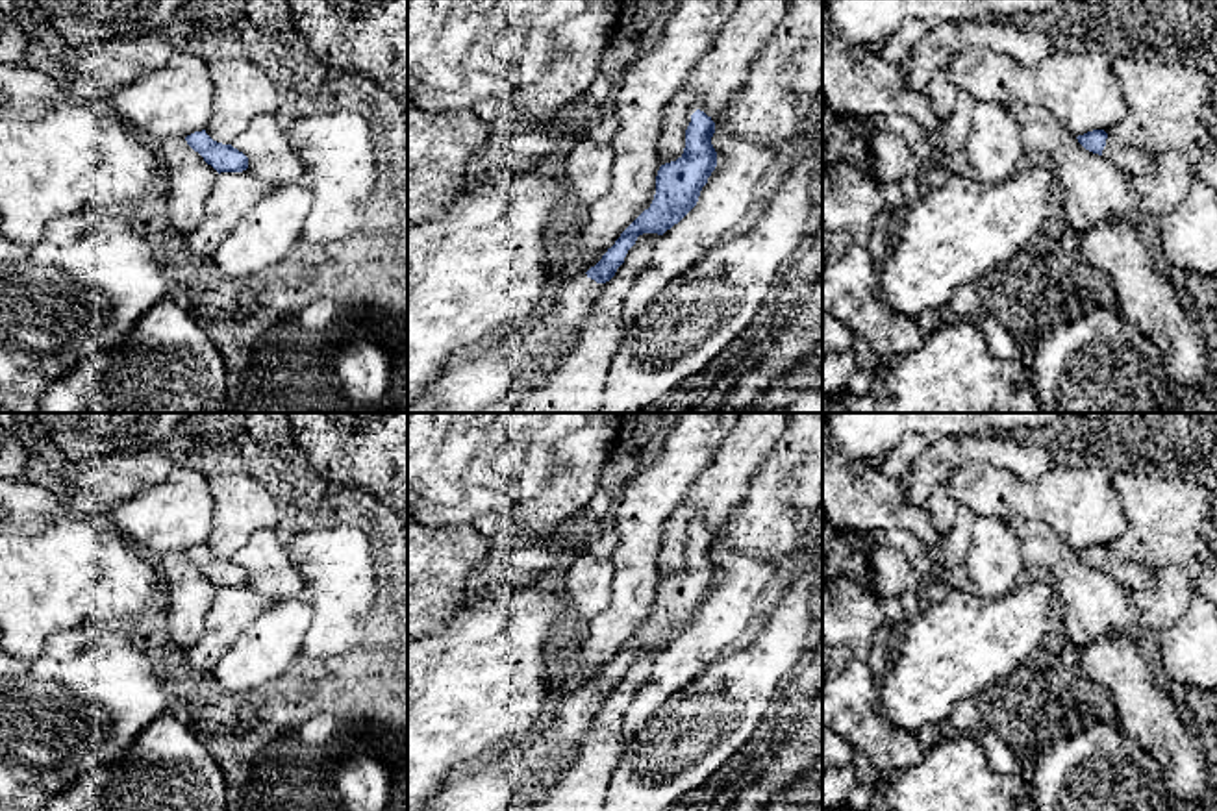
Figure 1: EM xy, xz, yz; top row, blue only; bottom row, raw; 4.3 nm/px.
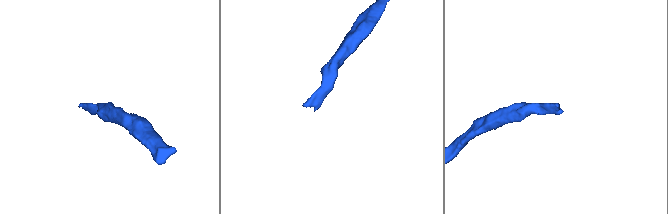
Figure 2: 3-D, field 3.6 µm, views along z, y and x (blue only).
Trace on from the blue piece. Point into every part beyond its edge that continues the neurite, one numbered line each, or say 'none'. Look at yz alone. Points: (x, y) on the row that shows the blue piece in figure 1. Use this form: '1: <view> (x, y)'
1: yz (1130, 160)

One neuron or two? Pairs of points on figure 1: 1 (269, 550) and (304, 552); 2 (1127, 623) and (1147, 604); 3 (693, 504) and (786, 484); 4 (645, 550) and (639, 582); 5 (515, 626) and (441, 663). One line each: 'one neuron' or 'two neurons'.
1: two neurons
2: two neurons
3: two neurons
4: one neuron
5: one neuron

